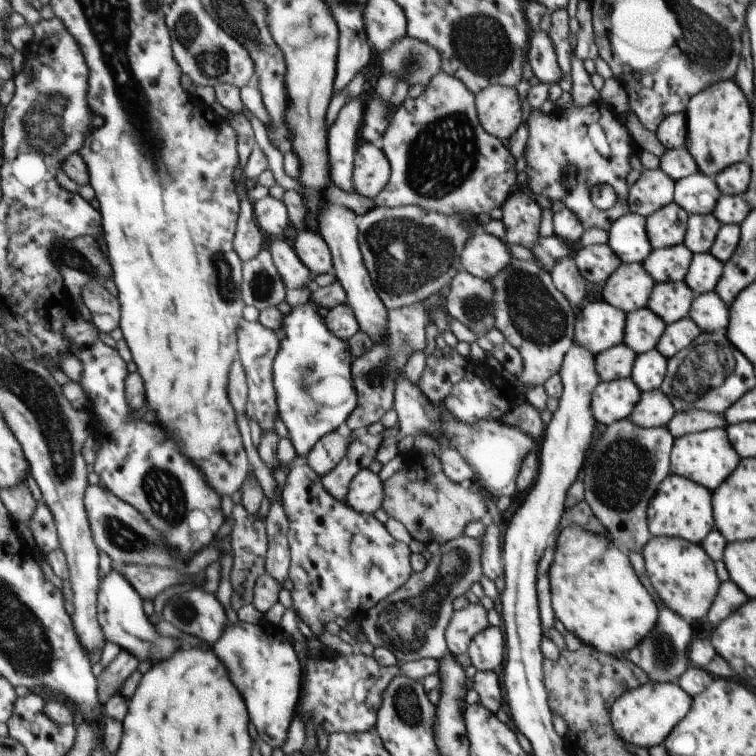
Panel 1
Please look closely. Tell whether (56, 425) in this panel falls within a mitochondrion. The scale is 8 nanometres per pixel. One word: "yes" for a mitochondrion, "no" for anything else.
yes

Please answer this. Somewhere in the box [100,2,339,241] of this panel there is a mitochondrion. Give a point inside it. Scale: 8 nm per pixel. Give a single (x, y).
(195, 34)

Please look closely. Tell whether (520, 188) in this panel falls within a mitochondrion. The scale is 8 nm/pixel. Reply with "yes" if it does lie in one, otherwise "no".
no

